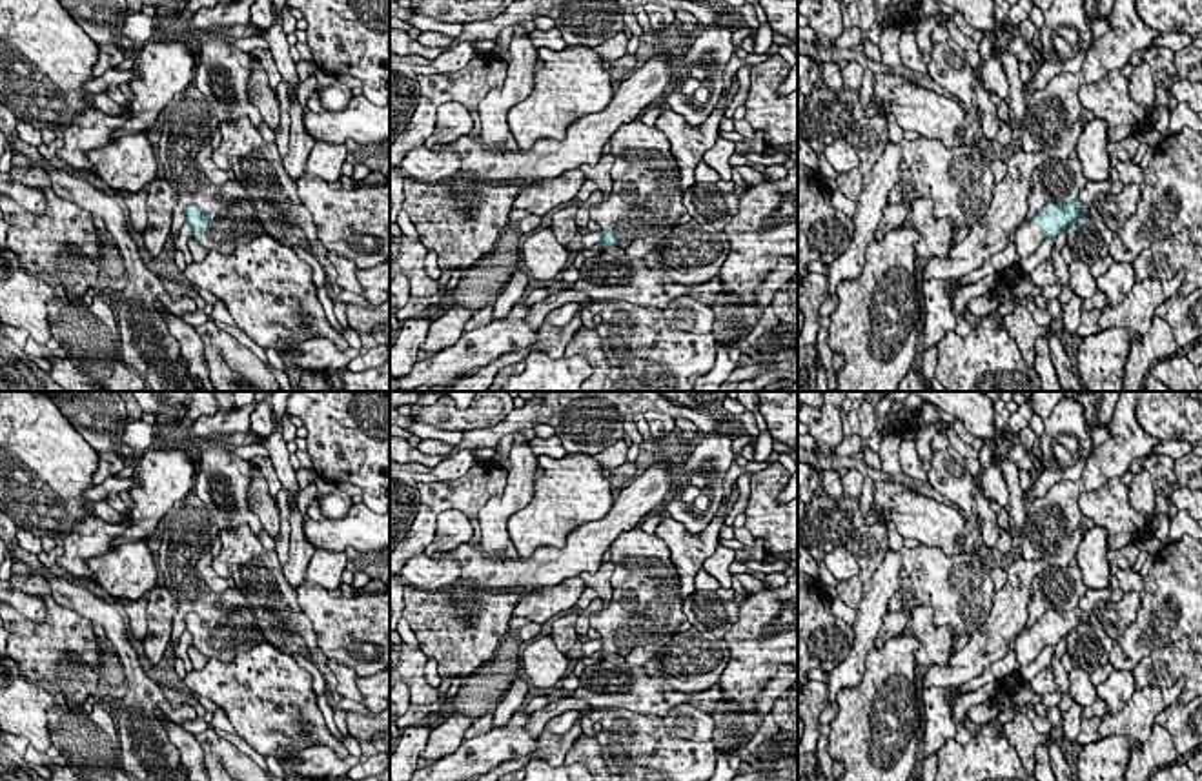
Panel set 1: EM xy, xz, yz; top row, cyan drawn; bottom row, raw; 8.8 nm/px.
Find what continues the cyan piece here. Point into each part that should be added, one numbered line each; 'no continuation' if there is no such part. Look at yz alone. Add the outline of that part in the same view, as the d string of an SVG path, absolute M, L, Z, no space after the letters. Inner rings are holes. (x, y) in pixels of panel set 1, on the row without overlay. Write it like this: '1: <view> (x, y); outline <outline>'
1: yz (1026, 645); outline M1024 626L1013 639L1013 652L1020 666L1031 664L1042 650L1044 643L1040 641L1040 635L1033 632L1033 626Z

